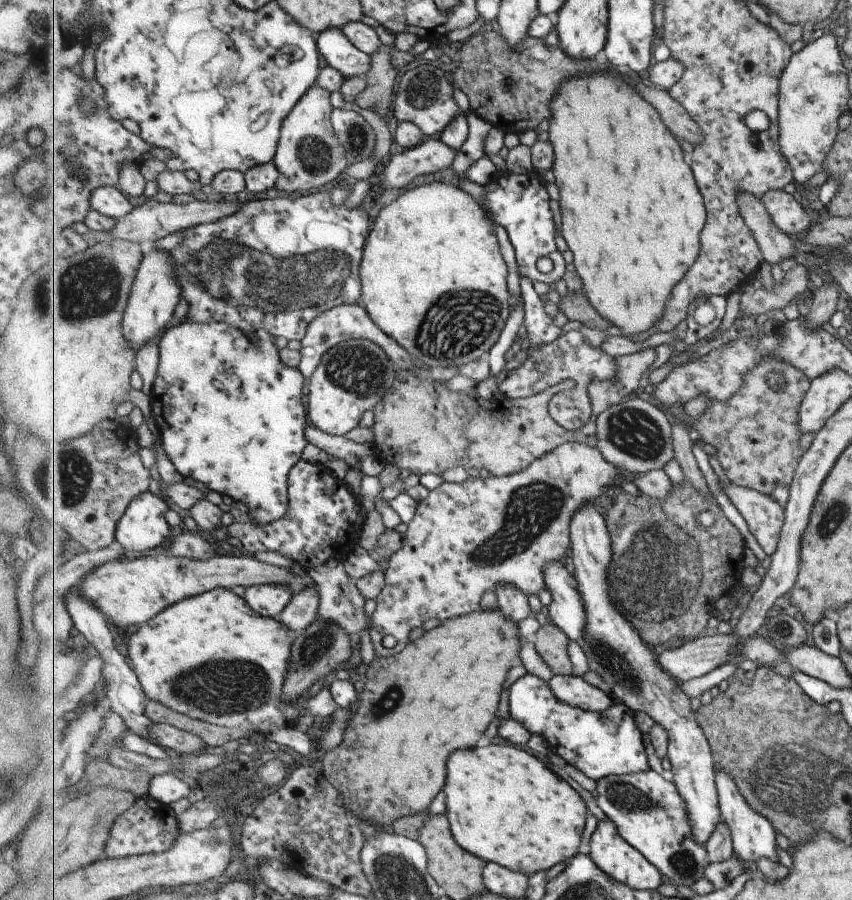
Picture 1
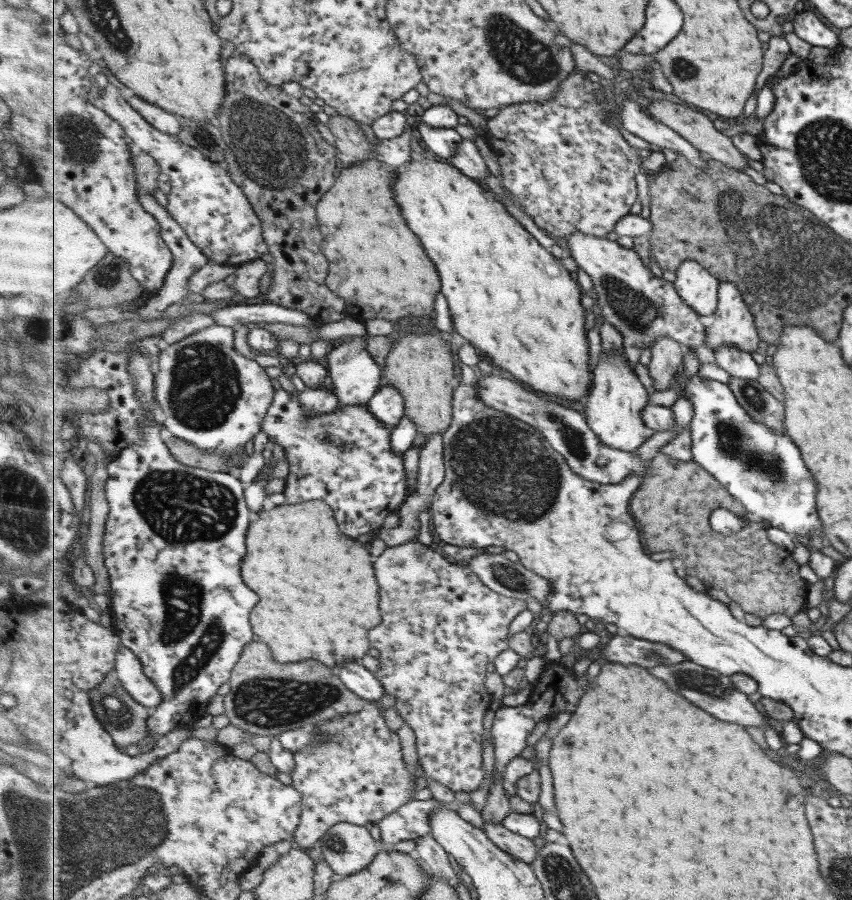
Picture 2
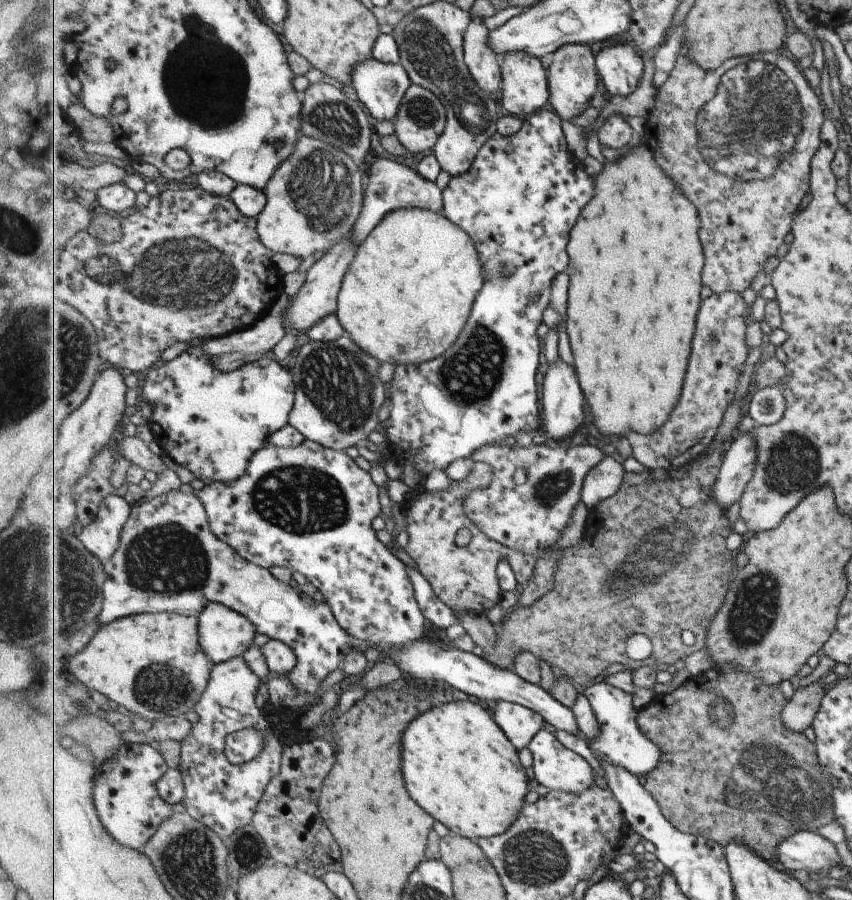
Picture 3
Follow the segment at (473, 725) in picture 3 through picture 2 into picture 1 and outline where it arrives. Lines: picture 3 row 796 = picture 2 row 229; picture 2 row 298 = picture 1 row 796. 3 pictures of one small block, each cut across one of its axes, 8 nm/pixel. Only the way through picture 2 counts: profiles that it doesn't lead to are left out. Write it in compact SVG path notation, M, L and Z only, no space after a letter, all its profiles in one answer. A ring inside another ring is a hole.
M489 744L487 748L475 748L475 750L465 750L465 752L455 752L455 758L451 758L451 774L447 774L447 792L445 813L450 820L450 827L458 843L475 856L486 860L488 863L494 862L501 866L510 868L512 871L522 872L526 875L535 872L545 872L557 864L569 863L579 854L579 846L585 834L585 824L587 824L587 806L581 798L581 794L563 778L559 777L551 768L545 766L544 758L540 755L533 756L527 750L518 748L511 744Z

